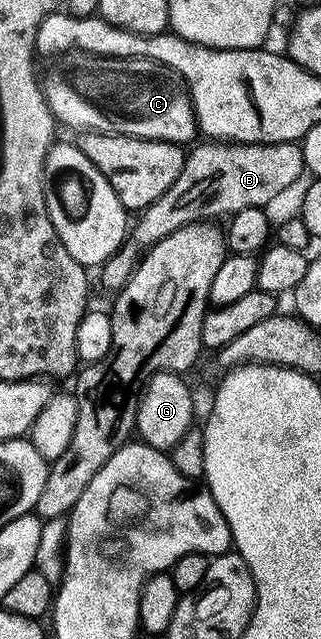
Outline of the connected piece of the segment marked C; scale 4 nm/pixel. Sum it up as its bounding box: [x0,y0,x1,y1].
[41,51,197,146]

